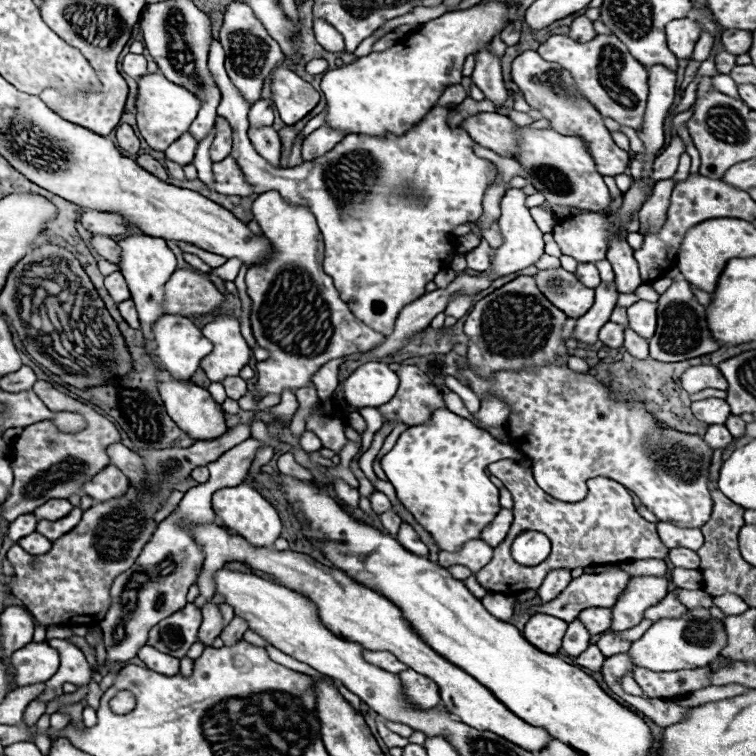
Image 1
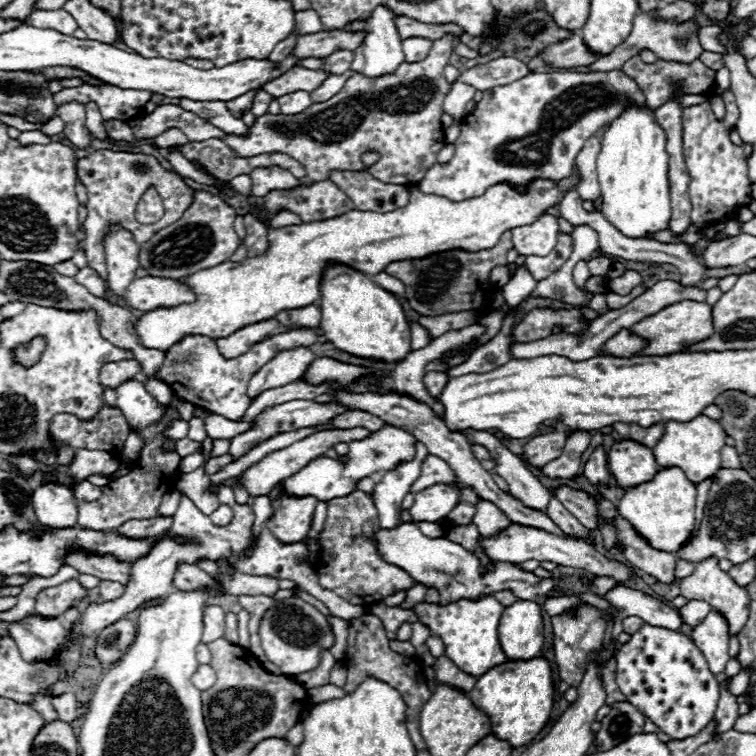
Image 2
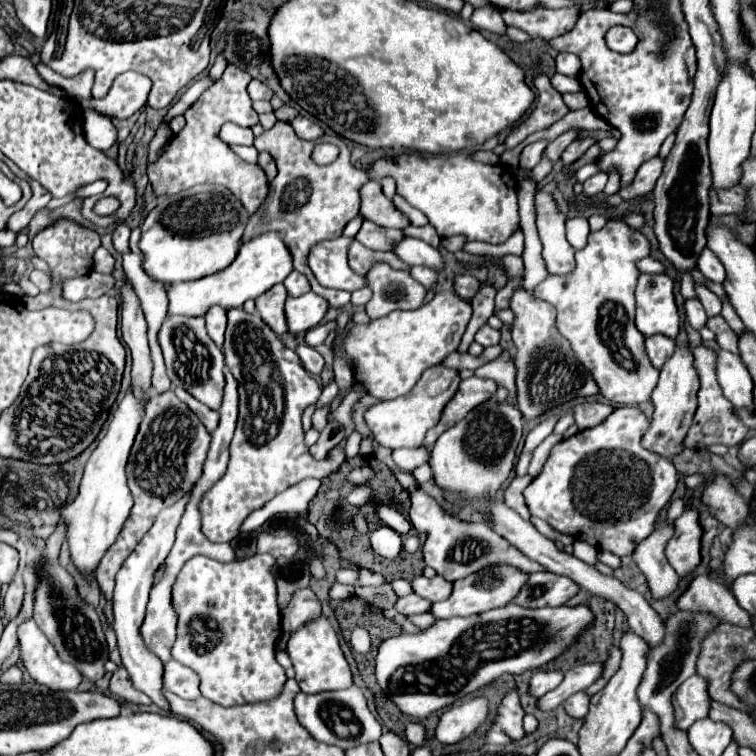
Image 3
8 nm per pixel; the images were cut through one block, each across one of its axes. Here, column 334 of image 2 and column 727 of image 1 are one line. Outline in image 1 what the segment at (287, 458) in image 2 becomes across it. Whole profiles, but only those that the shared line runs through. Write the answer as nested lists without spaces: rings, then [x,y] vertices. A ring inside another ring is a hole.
[[[712,424],[712,426],[708,426],[708,432],[704,434],[704,440],[716,450],[716,448],[728,446],[732,442],[732,434],[726,430],[726,426]]]

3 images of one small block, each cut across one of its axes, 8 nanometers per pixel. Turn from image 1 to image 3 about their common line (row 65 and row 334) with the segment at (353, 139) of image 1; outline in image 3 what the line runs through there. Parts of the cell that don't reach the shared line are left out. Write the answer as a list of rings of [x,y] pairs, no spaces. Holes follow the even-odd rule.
[[[210,306],[208,312],[204,314],[204,318],[206,318],[206,330],[208,330],[210,338],[214,340],[214,344],[218,348],[222,348],[226,331],[226,310],[220,306]]]

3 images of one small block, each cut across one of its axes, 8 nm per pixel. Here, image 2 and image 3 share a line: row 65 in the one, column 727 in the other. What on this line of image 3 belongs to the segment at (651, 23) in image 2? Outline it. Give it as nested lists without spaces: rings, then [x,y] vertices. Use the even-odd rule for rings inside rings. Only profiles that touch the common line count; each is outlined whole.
[[[706,574],[692,580],[688,590],[680,596],[678,608],[696,614],[710,614],[718,618],[720,624],[734,624],[742,628],[752,626],[752,618],[736,604],[732,592],[726,590],[722,584],[712,582]]]

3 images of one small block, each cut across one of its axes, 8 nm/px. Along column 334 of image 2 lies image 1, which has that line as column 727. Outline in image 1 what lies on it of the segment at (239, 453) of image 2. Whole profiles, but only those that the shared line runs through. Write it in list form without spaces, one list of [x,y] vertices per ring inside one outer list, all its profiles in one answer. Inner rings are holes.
[[[706,398],[706,400],[692,402],[690,408],[694,418],[706,424],[724,424],[726,418],[730,416],[730,406],[726,404],[726,400],[720,398]]]

